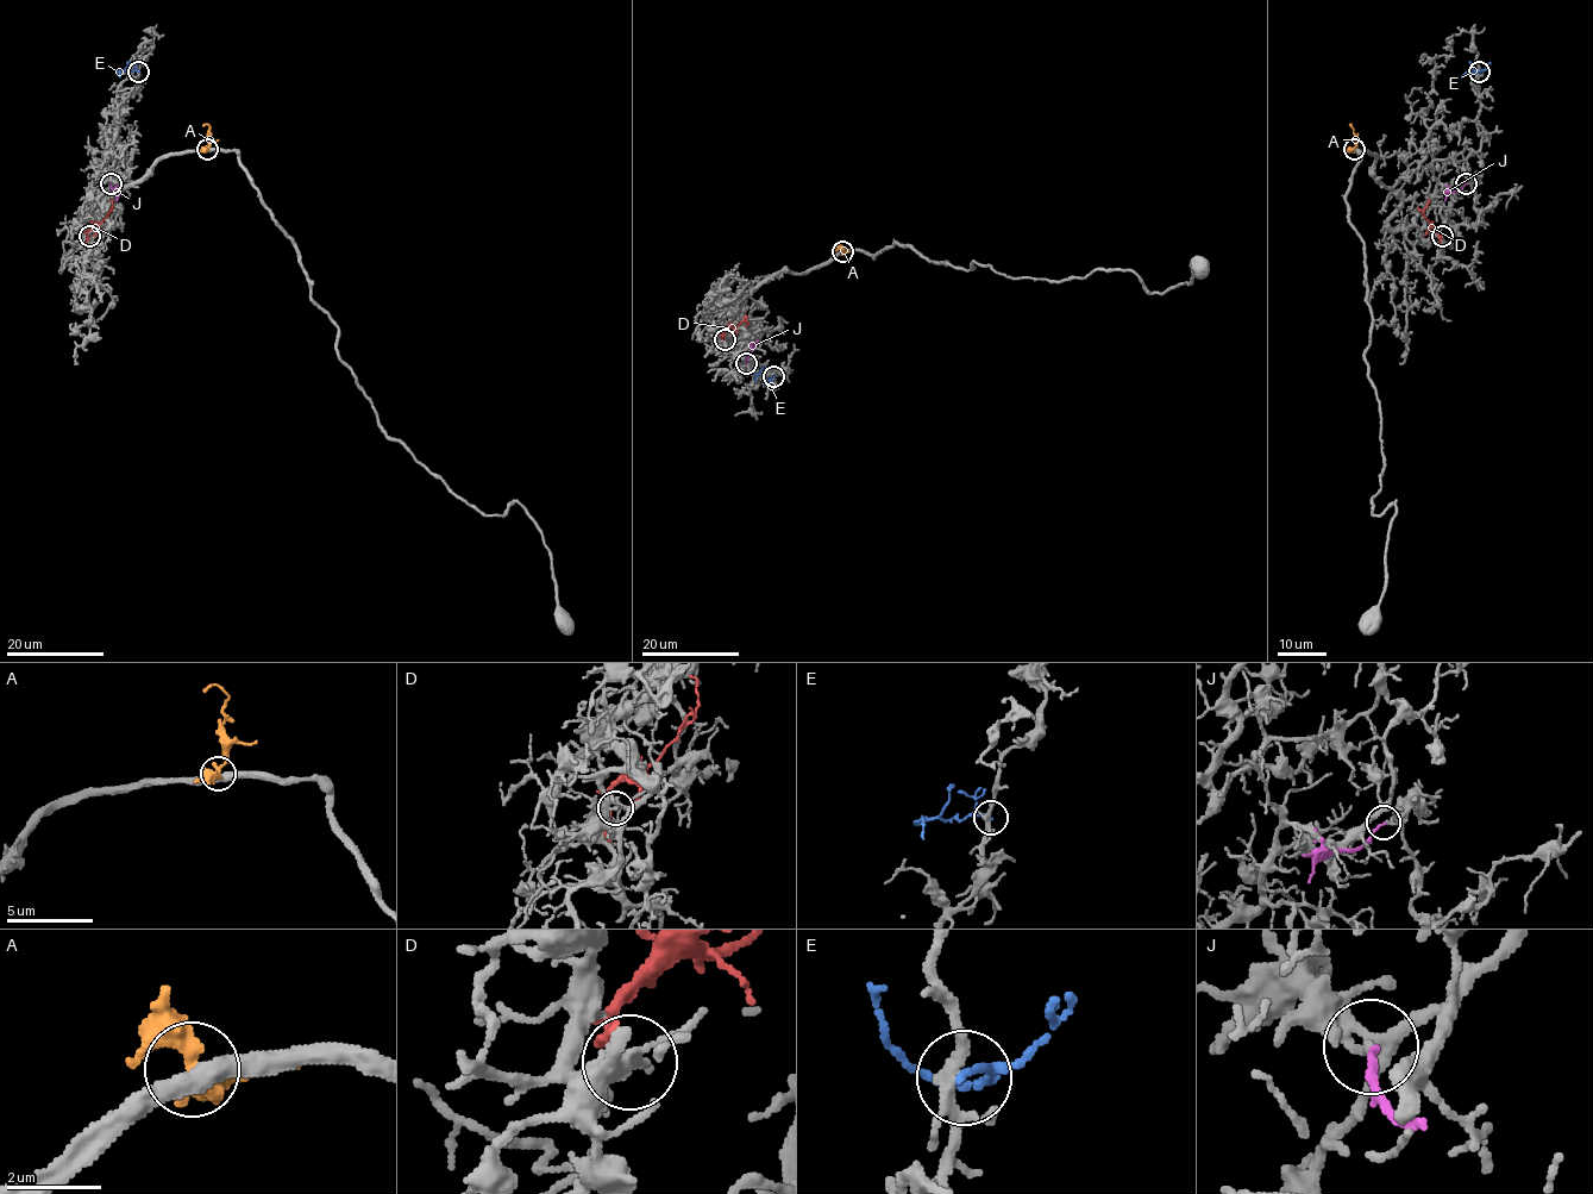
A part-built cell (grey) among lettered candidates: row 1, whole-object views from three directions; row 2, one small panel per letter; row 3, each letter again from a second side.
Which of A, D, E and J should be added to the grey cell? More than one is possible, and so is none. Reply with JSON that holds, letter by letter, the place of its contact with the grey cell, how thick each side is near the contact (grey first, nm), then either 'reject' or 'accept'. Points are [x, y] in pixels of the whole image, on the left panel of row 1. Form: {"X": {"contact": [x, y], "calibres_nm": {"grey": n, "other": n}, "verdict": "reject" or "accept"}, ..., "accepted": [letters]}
{"A": {"contact": [207, 149], "calibres_nm": {"grey": 420, "other": 340}, "verdict": "reject"}, "D": {"contact": [89, 236], "calibres_nm": {"grey": 140, "other": 170}, "verdict": "reject"}, "E": {"contact": [138, 72], "calibres_nm": {"grey": 220, "other": 140}, "verdict": "reject"}, "J": {"contact": [111, 183], "calibres_nm": {"grey": 100, "other": 170}, "verdict": "reject"}, "accepted": []}

